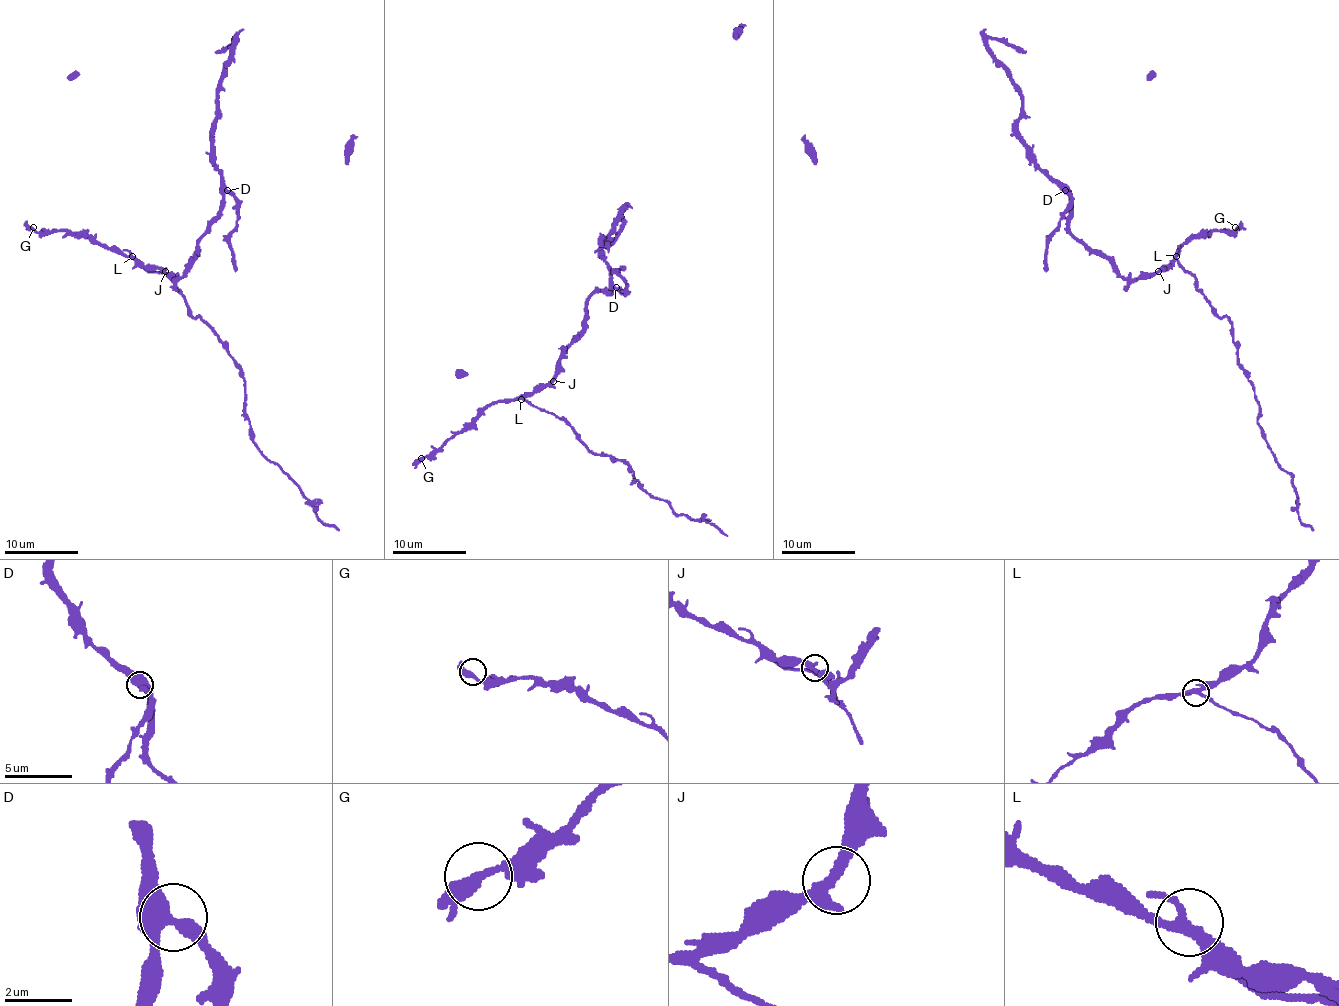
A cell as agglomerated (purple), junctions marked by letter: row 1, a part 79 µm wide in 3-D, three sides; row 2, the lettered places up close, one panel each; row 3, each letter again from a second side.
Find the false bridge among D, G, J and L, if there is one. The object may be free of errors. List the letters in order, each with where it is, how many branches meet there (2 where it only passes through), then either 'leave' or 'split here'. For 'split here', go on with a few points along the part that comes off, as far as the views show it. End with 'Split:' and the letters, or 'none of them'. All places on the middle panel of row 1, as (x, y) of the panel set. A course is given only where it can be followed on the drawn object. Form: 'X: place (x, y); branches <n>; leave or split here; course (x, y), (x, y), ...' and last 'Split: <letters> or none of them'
D: place (616, 287); branches 3; leave
G: place (421, 458); branches 3; leave
J: place (553, 381); branches 3; leave
L: place (521, 399); branches 3; split here; course (520, 399), (561, 418), (596, 454), (621, 460), (634, 482), (678, 515), (709, 522), (728, 535)
Split: L

